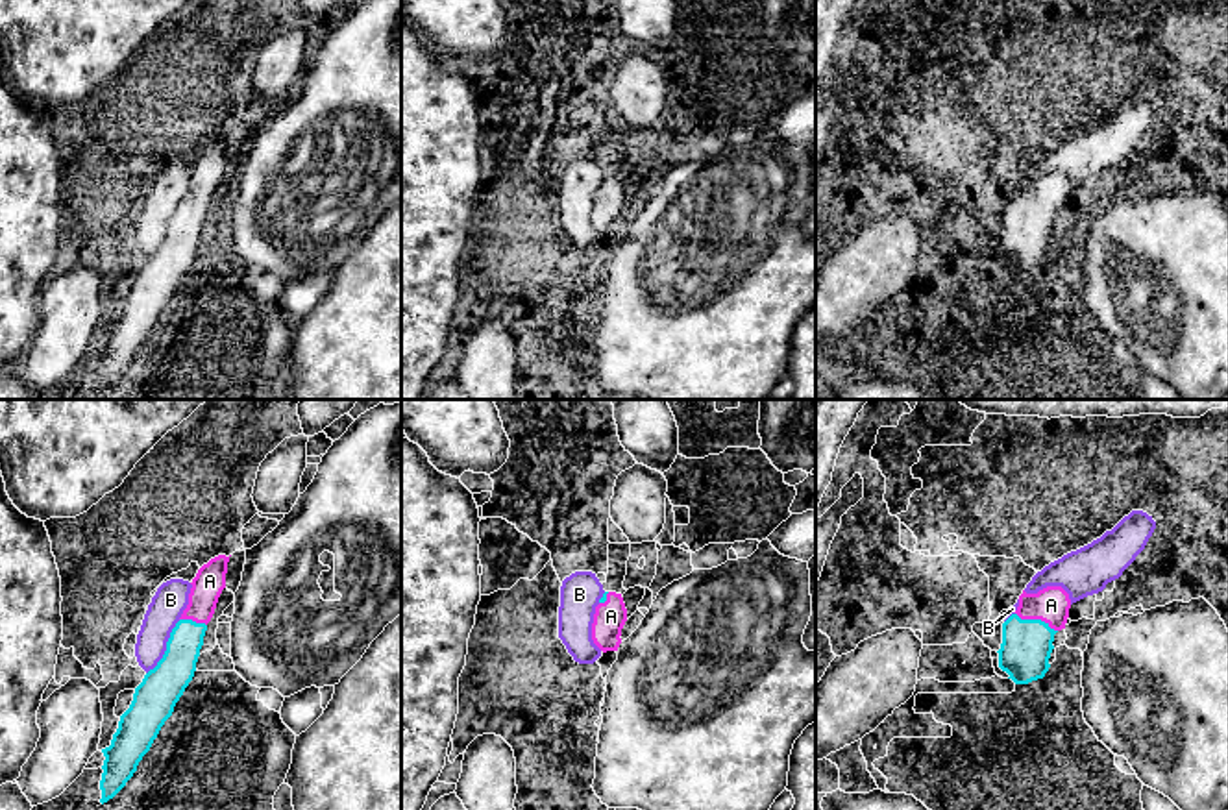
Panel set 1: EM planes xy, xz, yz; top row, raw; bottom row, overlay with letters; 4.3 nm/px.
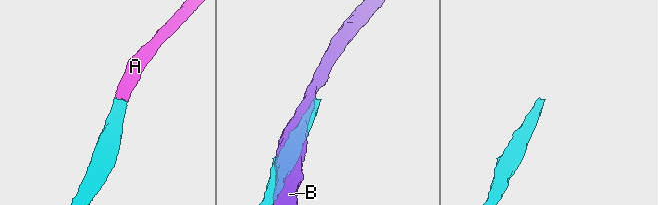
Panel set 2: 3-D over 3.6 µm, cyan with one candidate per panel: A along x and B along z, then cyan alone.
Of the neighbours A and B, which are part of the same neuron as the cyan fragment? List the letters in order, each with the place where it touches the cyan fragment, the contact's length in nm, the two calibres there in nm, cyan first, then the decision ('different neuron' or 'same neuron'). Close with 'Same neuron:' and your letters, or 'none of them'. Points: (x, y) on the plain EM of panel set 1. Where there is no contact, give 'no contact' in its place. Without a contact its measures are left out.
A: contact yz (1036, 206); length 200 nm; calibres 220 and 160 nm; same neuron
B: contact xy (167, 233); length 280 nm; calibres 190 and 150 nm; different neuron
Same neuron: A

